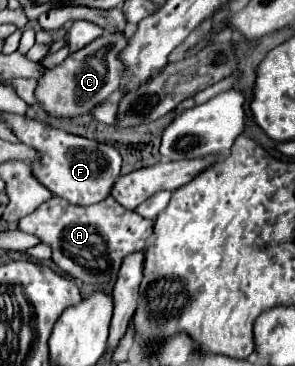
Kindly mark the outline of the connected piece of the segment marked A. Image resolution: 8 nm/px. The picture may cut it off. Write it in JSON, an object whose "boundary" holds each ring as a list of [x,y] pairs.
{"boundary":[[[112,195],[106,197],[104,201],[100,201],[96,205],[88,205],[88,207],[78,207],[78,205],[72,205],[72,203],[64,201],[62,197],[52,197],[50,201],[42,203],[34,213],[24,217],[18,227],[20,227],[20,231],[36,235],[36,237],[42,239],[42,243],[50,245],[54,263],[66,275],[70,275],[72,279],[80,279],[80,281],[84,281],[88,285],[94,285],[94,287],[108,287],[116,279],[124,257],[128,253],[142,251],[148,245],[148,241],[152,239],[152,221],[140,217],[136,211],[124,209],[122,205],[118,205],[114,201]]]}

